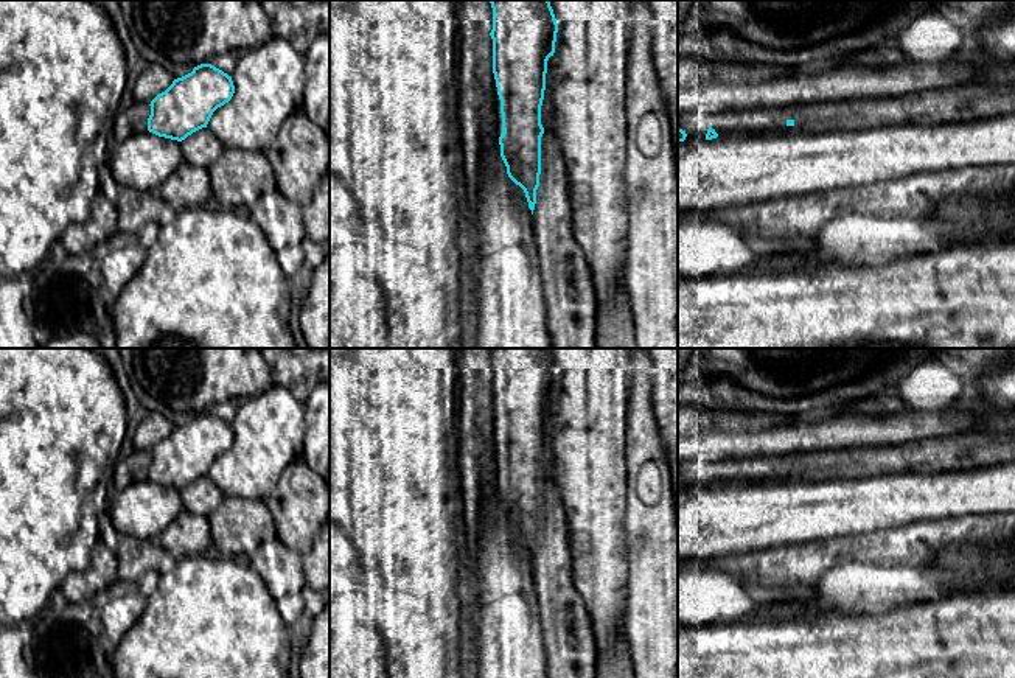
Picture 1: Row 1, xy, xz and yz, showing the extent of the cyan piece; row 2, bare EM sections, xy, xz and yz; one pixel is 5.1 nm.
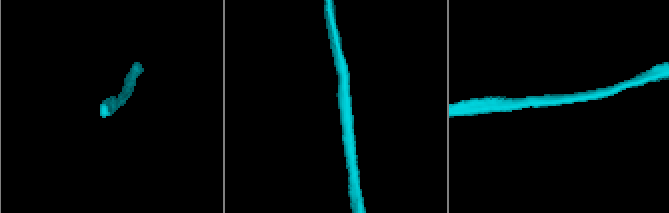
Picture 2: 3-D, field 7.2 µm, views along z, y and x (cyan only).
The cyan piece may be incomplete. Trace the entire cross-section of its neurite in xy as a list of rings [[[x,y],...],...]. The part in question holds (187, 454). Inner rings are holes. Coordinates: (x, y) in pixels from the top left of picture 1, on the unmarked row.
[[[201,412],[151,449],[148,479],[182,490],[207,476],[213,460],[228,451],[233,442],[232,425],[211,412]]]

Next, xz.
[[[490,348],[493,356],[493,421],[501,448],[501,505],[508,526],[519,533],[528,557],[535,558],[541,522],[541,454],[546,439],[547,409],[555,401],[558,372],[549,348]]]

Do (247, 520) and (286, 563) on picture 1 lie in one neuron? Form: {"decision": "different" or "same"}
{"decision": "same"}

